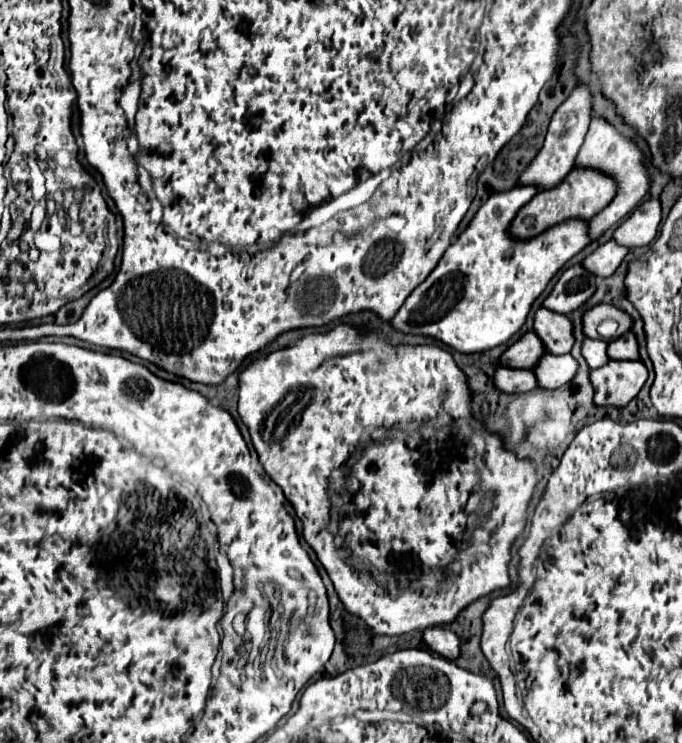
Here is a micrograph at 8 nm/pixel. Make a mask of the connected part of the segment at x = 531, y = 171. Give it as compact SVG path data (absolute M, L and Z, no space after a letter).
M576 87L572 95L556 109L556 117L552 117L546 139L538 155L530 161L526 171L520 175L518 185L534 185L540 191L552 189L562 183L562 179L574 169L574 159L582 147L584 135L590 125L590 91L586 87Z

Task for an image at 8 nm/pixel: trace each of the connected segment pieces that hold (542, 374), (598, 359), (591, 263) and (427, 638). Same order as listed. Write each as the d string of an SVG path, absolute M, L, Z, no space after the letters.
M542 355L538 365L534 367L534 375L538 379L538 387L542 389L558 389L564 383L572 381L576 375L578 363L572 355Z
M584 339L582 341L582 357L586 359L590 369L598 369L608 361L606 341L604 339Z
M608 241L600 245L592 255L588 255L580 265L586 267L586 271L596 275L598 279L604 279L604 277L610 277L618 269L626 253L628 253L626 247Z
M428 627L422 631L422 641L438 655L446 659L456 659L460 655L460 643L454 631L444 627Z

